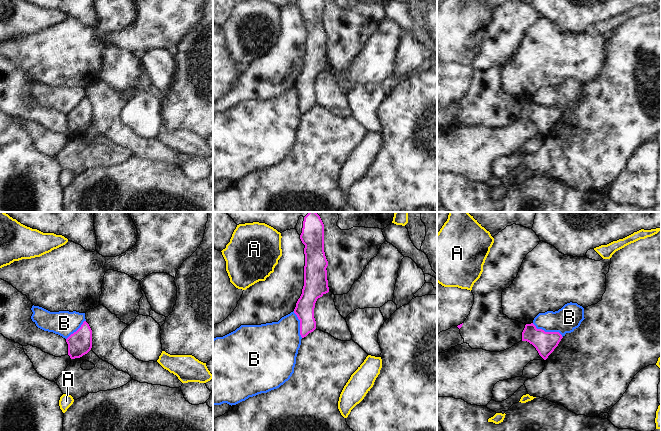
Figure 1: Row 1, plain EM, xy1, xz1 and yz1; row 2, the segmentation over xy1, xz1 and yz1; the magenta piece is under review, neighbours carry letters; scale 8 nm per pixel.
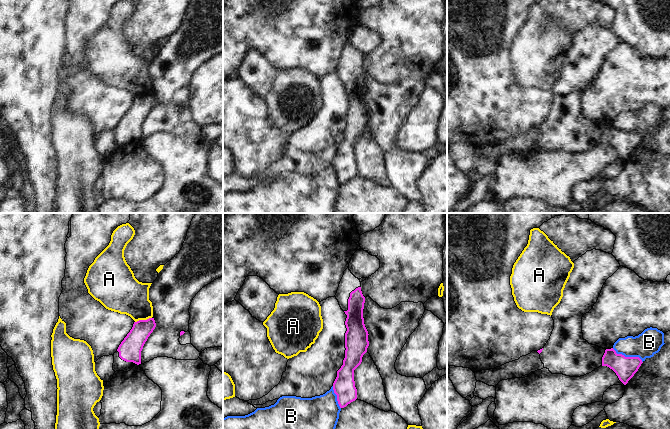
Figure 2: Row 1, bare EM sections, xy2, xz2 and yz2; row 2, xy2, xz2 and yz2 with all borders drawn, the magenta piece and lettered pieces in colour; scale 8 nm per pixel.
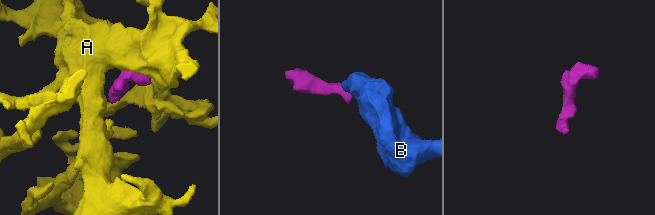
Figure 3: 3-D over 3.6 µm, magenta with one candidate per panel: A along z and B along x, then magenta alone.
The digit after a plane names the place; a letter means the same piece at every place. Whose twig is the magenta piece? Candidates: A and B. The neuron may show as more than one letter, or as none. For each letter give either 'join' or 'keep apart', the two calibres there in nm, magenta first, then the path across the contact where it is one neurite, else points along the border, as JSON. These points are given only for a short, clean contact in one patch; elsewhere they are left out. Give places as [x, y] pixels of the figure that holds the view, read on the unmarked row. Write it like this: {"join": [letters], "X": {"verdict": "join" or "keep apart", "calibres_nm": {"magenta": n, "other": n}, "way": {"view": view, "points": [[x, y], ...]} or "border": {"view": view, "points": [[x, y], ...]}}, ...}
{"join": [], "A": {"verdict": "keep apart", "calibres_nm": {"magenta": 180, "other": 300}}, "B": {"verdict": "keep apart", "calibres_nm": {"magenta": 180, "other": 200}, "border": {"view": "yz1", "points": [[532, 99], [537, 104], [545, 107], [557, 107], [562, 113]]}}}

